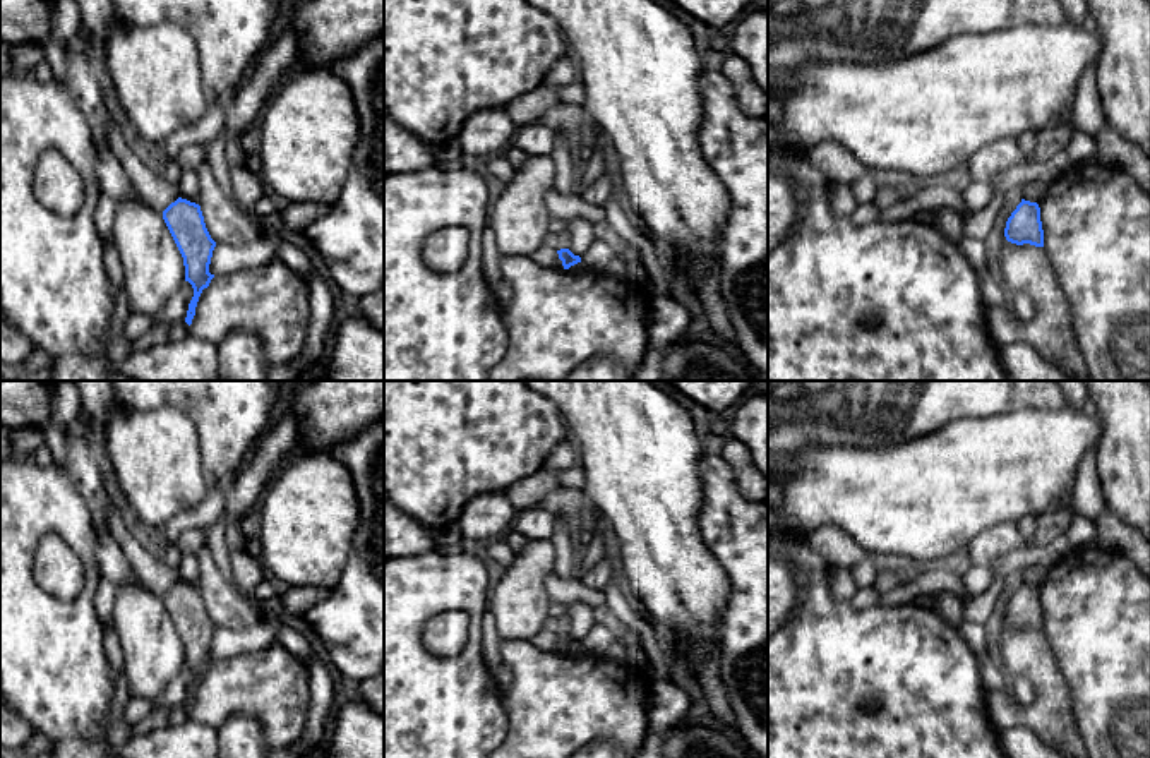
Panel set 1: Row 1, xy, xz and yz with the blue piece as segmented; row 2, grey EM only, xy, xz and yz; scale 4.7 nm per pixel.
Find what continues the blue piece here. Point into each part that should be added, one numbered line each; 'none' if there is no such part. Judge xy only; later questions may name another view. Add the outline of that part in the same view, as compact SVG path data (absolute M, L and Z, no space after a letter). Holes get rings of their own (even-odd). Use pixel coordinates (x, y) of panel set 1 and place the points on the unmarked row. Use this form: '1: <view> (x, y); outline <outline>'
none

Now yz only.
none

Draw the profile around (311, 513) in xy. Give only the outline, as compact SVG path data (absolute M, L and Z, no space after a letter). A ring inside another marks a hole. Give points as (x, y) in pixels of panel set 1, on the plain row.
M300 451L266 487L259 561L279 588L332 588L358 520L350 470L327 451Z

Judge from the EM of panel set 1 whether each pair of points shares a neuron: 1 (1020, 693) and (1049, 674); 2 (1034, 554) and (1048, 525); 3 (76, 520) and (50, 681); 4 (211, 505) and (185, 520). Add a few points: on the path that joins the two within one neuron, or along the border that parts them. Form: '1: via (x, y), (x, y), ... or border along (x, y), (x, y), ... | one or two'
1: border along (1017, 676), (1032, 688), (1027, 707) | two
2: border along (1065, 535), (1044, 544), (1024, 546) | two
3: via (29, 539), (21, 547), (21, 635) | one
4: via (204, 511), (192, 518) | one

